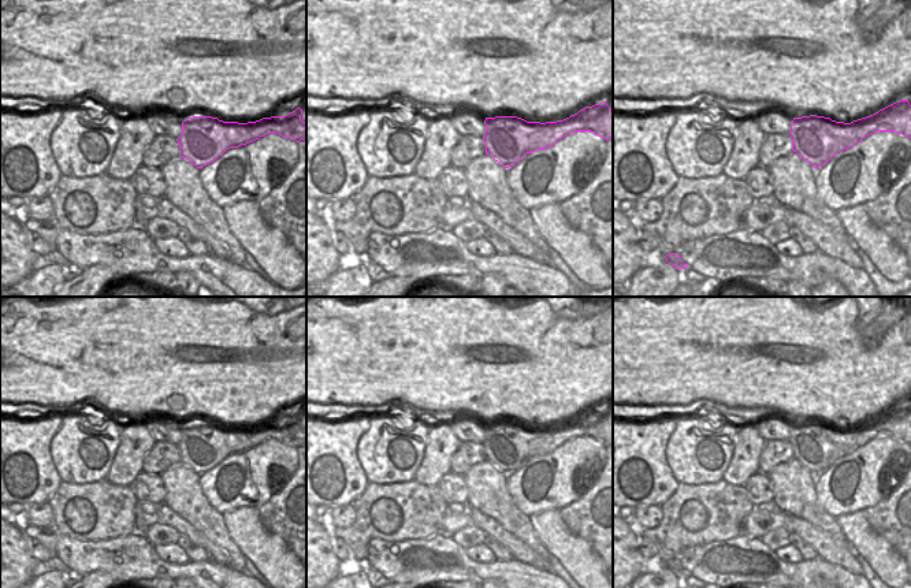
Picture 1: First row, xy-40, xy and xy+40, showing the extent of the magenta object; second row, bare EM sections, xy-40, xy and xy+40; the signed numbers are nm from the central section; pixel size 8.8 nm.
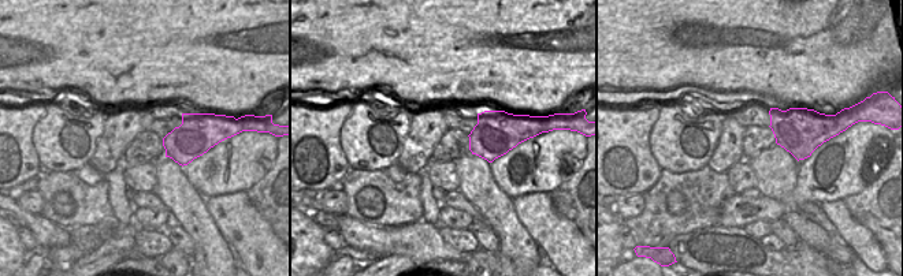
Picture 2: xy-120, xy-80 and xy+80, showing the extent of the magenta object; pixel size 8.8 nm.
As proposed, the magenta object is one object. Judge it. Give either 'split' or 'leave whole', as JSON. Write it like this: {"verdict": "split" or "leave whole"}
{"verdict": "split"}

